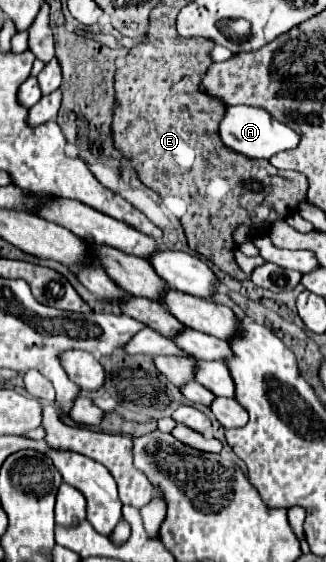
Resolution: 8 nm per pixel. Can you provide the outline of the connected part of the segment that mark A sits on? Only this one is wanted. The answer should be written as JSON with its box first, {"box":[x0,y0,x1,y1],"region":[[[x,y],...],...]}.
{"box":[220,105,298,159],"region":[[[234,105],[226,107],[226,113],[220,121],[220,139],[226,147],[230,147],[236,153],[242,153],[248,159],[270,159],[272,155],[294,149],[298,145],[298,133],[284,123],[272,119],[266,111],[248,107],[248,105]]]}

